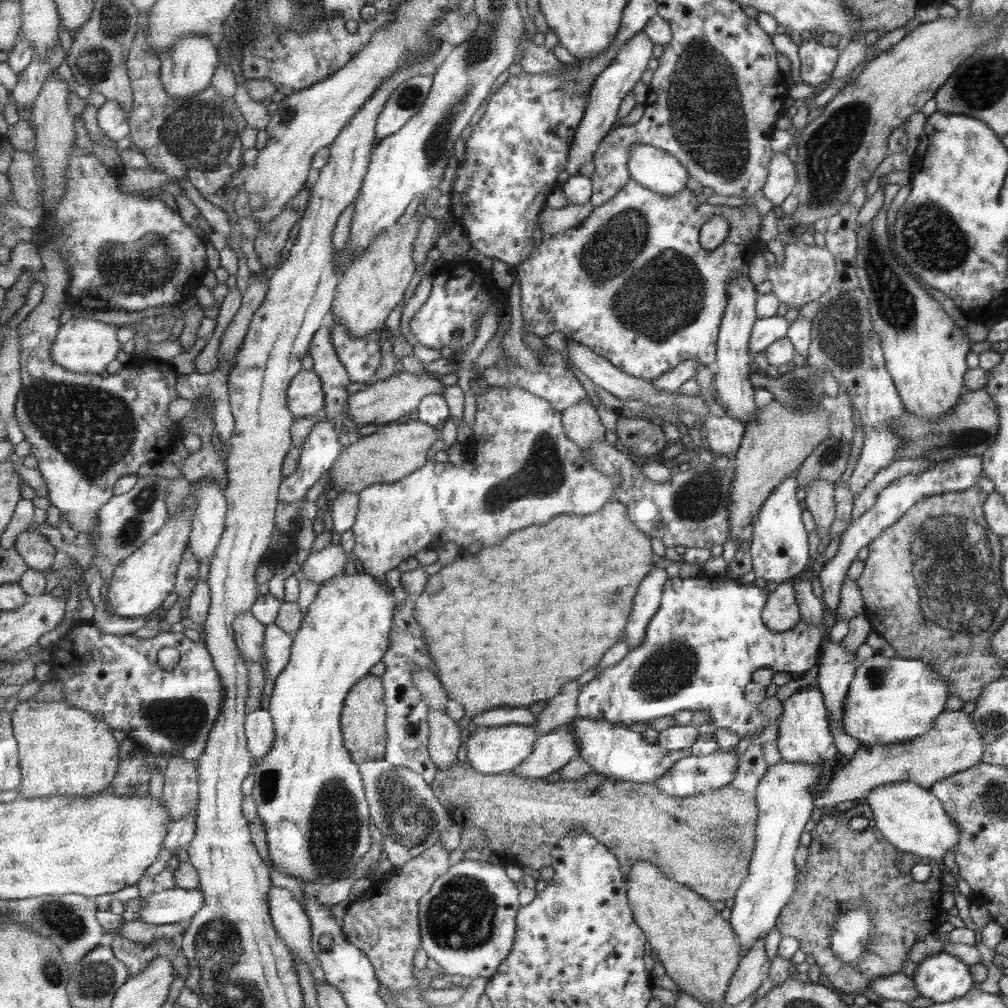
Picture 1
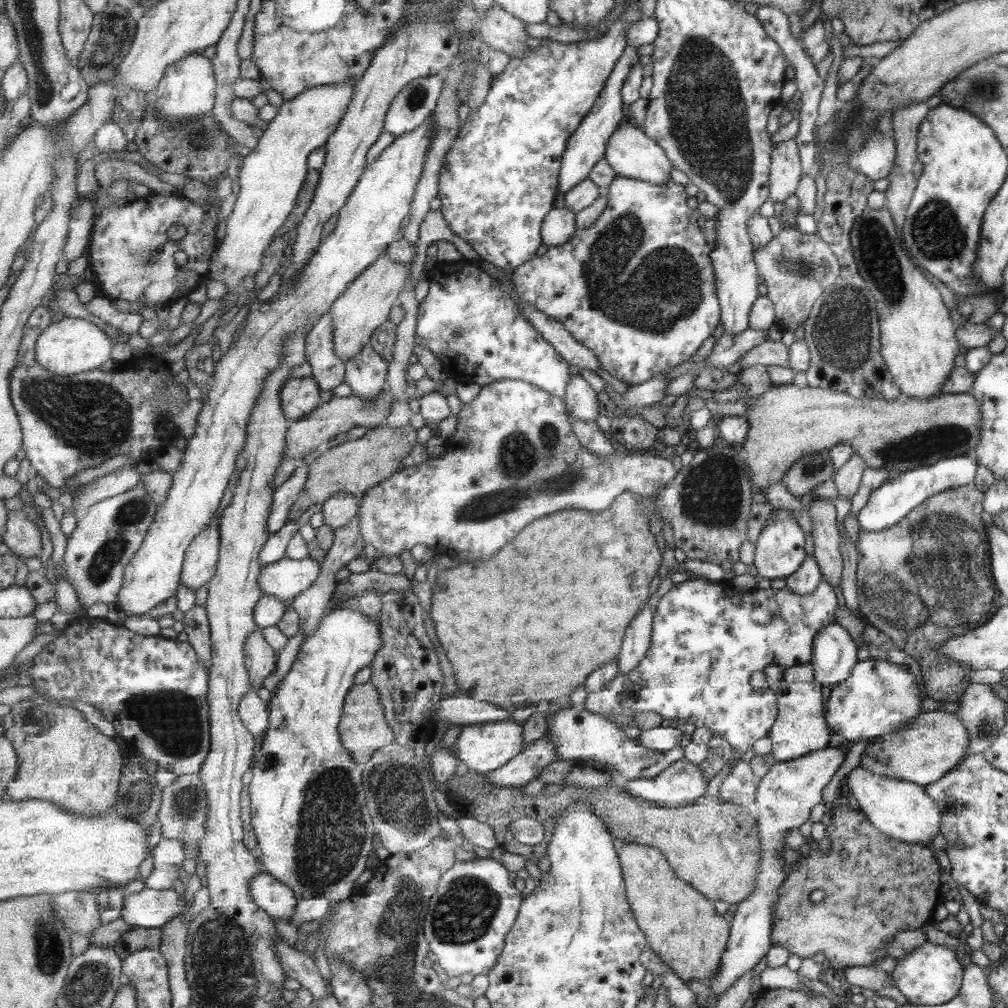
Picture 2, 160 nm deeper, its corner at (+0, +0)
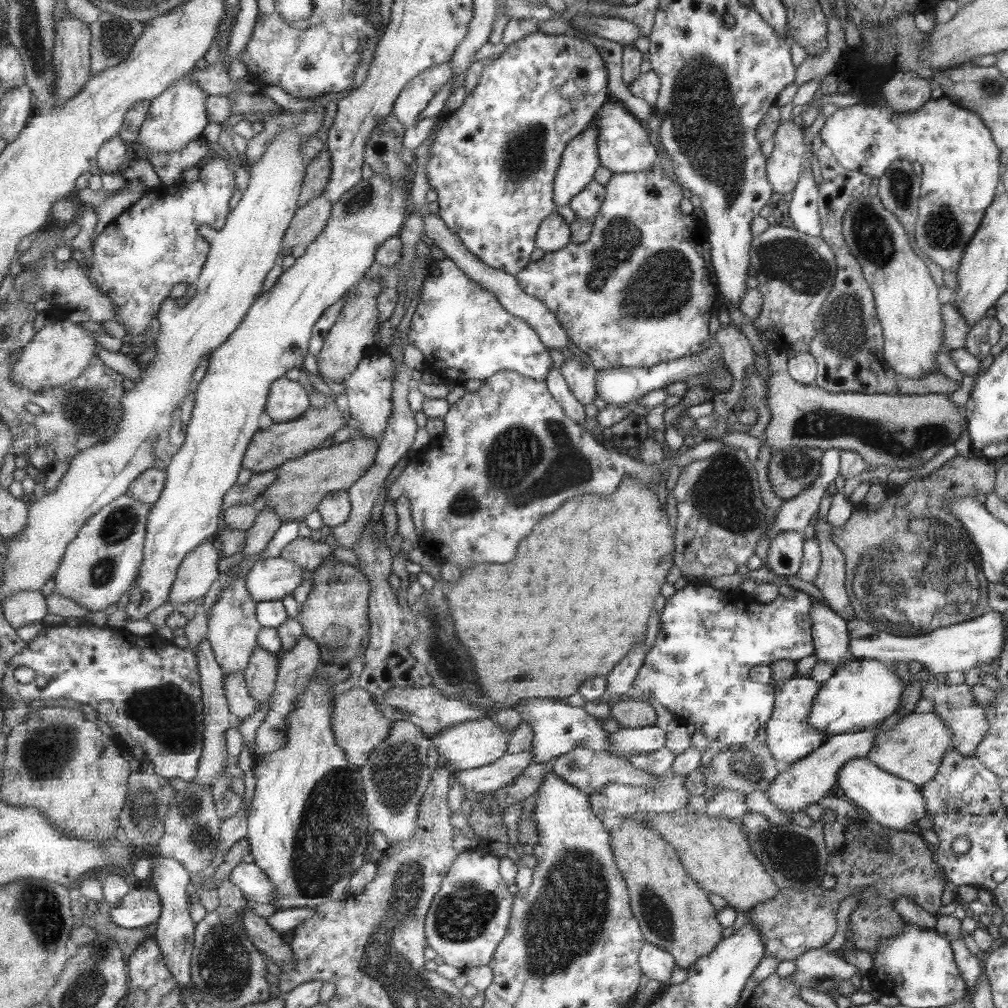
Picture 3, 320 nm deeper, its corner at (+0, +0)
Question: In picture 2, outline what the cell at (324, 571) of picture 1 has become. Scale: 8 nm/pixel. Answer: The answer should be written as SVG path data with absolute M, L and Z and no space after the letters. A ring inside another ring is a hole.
M287 556L277 562L263 565L260 574L260 589L279 600L295 600L309 590L319 578L321 562L306 558L295 560Z

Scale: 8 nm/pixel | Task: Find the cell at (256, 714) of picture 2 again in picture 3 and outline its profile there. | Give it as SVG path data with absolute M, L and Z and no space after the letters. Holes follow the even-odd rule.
M243 672L224 675L225 690L230 709L236 717L246 719L258 710L256 700L252 697Z

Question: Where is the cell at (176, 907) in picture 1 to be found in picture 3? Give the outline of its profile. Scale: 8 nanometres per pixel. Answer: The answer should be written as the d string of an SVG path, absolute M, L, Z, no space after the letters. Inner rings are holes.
M132 888L129 894L121 901L121 904L109 912L110 919L121 928L144 928L149 923L158 922L162 913L162 898L155 890Z

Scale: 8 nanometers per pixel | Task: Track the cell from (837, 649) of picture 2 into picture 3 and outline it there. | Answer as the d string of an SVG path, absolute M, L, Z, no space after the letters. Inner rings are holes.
M812 600L812 644L815 646L813 655L817 662L839 664L849 652L846 621L819 600Z

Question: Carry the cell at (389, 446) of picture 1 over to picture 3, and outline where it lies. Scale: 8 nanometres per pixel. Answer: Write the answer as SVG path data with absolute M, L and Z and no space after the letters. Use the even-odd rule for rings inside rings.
M356 435L341 444L315 448L308 455L288 460L279 467L279 480L263 492L263 498L283 523L302 524L313 512L319 510L321 502L329 493L351 490L361 476L365 476L374 467L379 447L380 440Z

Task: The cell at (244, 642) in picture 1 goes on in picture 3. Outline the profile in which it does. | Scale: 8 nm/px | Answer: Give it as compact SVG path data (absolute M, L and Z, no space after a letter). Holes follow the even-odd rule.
M258 646L249 666L243 672L258 708L276 691L279 671L280 662L276 655Z

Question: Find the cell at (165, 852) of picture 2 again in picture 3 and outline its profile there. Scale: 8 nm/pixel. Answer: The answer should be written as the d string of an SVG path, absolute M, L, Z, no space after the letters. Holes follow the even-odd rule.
M157 854L155 859L153 860L153 870L152 870L151 875L153 876L153 884L154 884L155 890L161 895L161 898L162 898L162 913L161 913L161 916L159 917L158 930L155 932L154 937L158 941L161 951L164 953L165 960L168 961L168 966L169 966L169 969L171 969L173 978L177 980L179 986L181 987L181 992L183 990L188 990L192 996L190 988L191 988L191 984L193 984L192 982L192 957L194 954L195 942L196 942L196 922L193 920L193 917L192 917L191 896L189 895L189 888L187 888L187 886L191 884L191 874L189 874L189 871L187 870L187 868L185 868L185 866L183 866L183 864L181 864L181 862L179 862L178 860L175 860L174 858L165 858L164 856Z

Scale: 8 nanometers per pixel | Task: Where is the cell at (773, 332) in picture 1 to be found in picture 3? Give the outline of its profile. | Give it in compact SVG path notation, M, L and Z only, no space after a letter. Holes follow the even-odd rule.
M713 342L709 348L693 354L691 357L683 357L669 362L659 363L647 368L610 368L598 370L597 390L598 397L607 405L623 406L629 402L642 399L648 392L665 388L677 381L690 381L698 372L708 369L721 354L720 346Z

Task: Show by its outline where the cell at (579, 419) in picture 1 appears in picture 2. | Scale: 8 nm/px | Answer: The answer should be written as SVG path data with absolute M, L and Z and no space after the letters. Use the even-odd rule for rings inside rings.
M576 370L568 384L565 400L569 416L573 415L586 421L595 421L599 416L597 392Z

